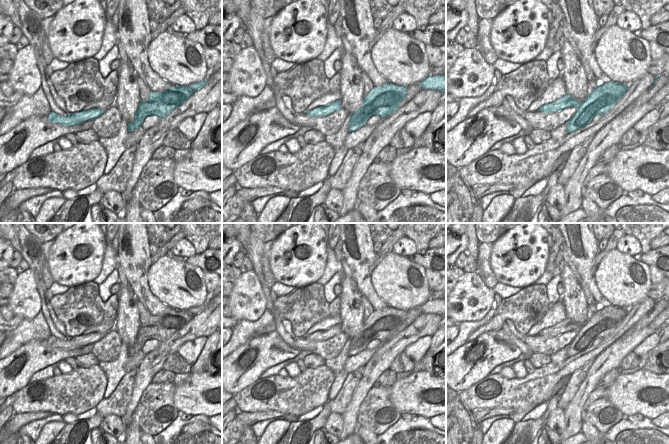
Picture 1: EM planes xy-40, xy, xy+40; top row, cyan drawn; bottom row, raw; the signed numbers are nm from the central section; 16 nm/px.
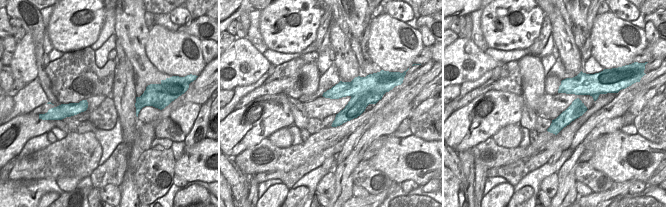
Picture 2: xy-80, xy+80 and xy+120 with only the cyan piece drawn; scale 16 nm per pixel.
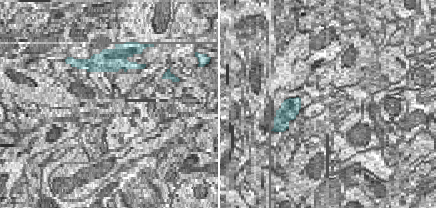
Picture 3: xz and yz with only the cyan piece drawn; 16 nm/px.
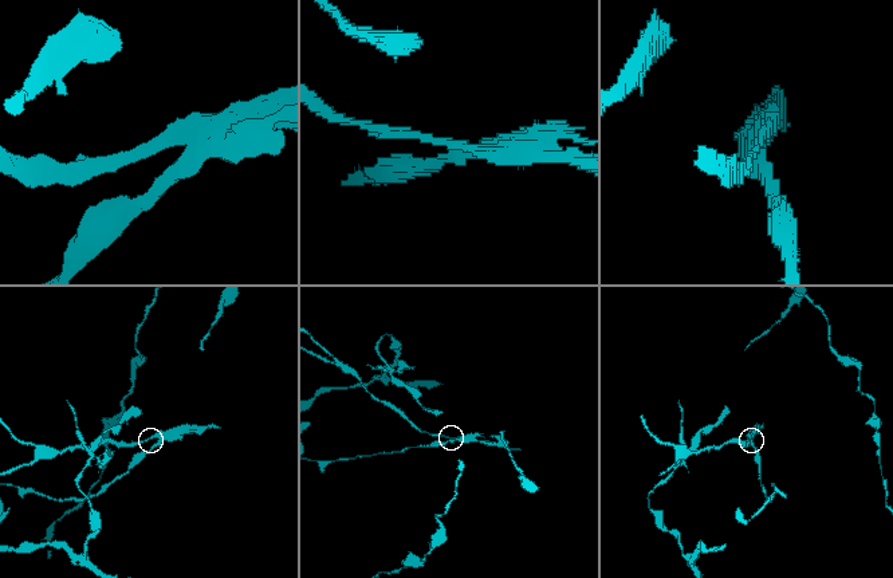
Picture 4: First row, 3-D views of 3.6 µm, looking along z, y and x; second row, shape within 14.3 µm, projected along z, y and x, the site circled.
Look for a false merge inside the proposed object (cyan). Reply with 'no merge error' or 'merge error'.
merge error

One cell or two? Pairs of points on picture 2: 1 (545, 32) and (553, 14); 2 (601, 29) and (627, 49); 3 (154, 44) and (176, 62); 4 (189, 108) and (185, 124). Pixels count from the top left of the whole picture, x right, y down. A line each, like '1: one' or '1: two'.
1: two
2: one
3: one
4: one

